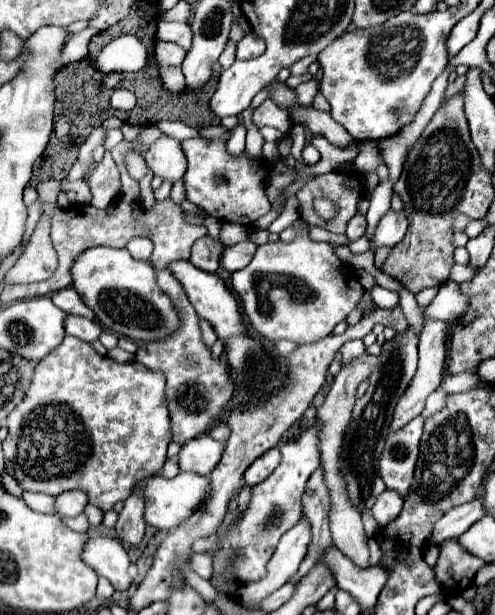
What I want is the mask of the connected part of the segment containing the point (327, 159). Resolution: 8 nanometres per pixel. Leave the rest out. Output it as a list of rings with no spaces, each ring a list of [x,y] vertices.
[[[314,137],[312,145],[322,153],[322,159],[313,165],[303,166],[295,181],[306,175],[318,176],[328,173],[342,163],[352,163],[358,155],[358,143],[356,141],[352,147],[332,147],[332,143],[328,143],[328,139]]]

